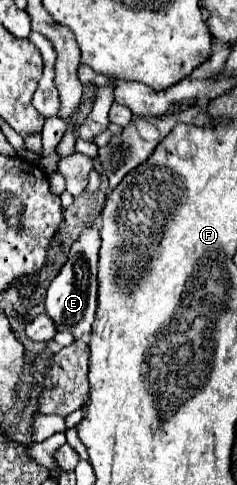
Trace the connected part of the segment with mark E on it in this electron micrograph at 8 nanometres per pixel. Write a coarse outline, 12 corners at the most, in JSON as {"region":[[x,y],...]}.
{"region":[[98,224],[82,232],[46,292],[46,314],[74,338],[96,314]]}

